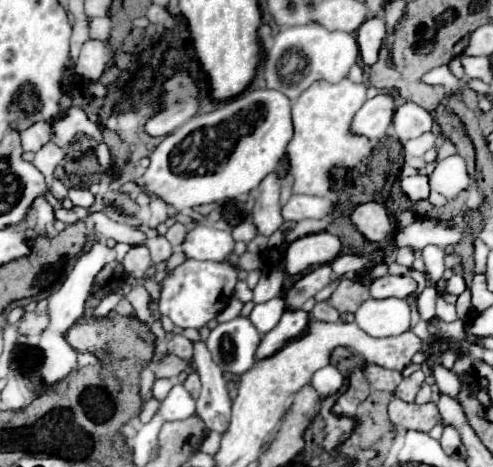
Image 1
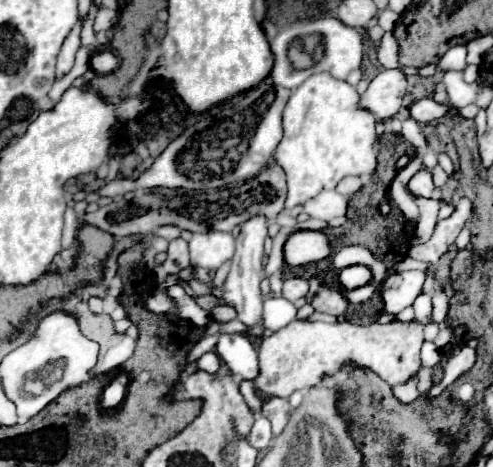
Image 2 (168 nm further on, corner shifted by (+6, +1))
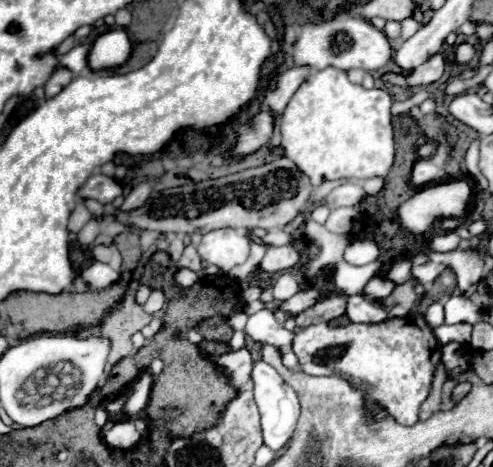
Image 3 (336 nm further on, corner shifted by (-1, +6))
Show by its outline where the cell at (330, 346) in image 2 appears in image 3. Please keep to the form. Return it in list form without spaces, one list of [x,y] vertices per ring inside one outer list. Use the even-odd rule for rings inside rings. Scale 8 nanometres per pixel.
[[[418,315],[418,323],[414,321],[414,317],[400,317],[400,319],[386,319],[382,323],[372,323],[372,325],[366,325],[366,323],[348,323],[348,325],[342,325],[342,327],[330,327],[328,323],[318,323],[318,325],[310,325],[306,329],[300,329],[294,337],[294,353],[300,357],[300,371],[304,371],[306,375],[316,375],[316,377],[342,377],[342,379],[352,379],[352,387],[354,389],[360,389],[362,395],[364,395],[364,407],[372,411],[374,415],[374,407],[382,407],[388,411],[390,417],[396,419],[396,423],[402,423],[402,425],[414,425],[418,423],[418,411],[420,411],[420,405],[428,399],[430,395],[430,389],[432,389],[432,377],[434,377],[434,369],[436,365],[440,363],[440,349],[442,345],[438,343],[434,331],[430,329],[430,325],[426,323],[426,319],[422,315]]]

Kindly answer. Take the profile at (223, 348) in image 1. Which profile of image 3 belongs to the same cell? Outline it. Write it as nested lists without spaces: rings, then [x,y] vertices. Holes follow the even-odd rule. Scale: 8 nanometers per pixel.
[[[262,359],[254,361],[252,381],[254,381],[254,401],[256,401],[256,405],[260,409],[260,417],[262,417],[264,445],[270,447],[272,451],[280,451],[296,429],[296,421],[300,415],[298,397],[296,397],[294,389],[280,377],[280,373],[274,367],[270,367],[268,363],[264,363]]]

